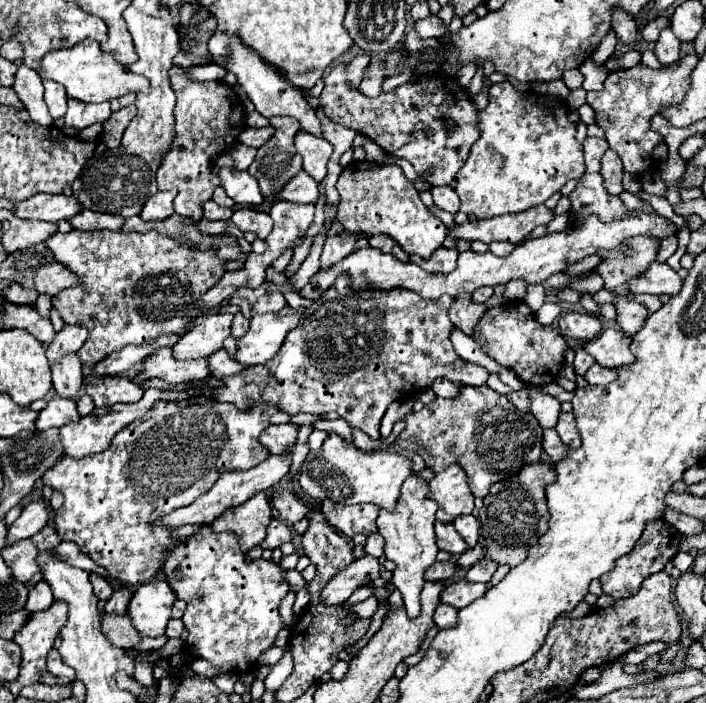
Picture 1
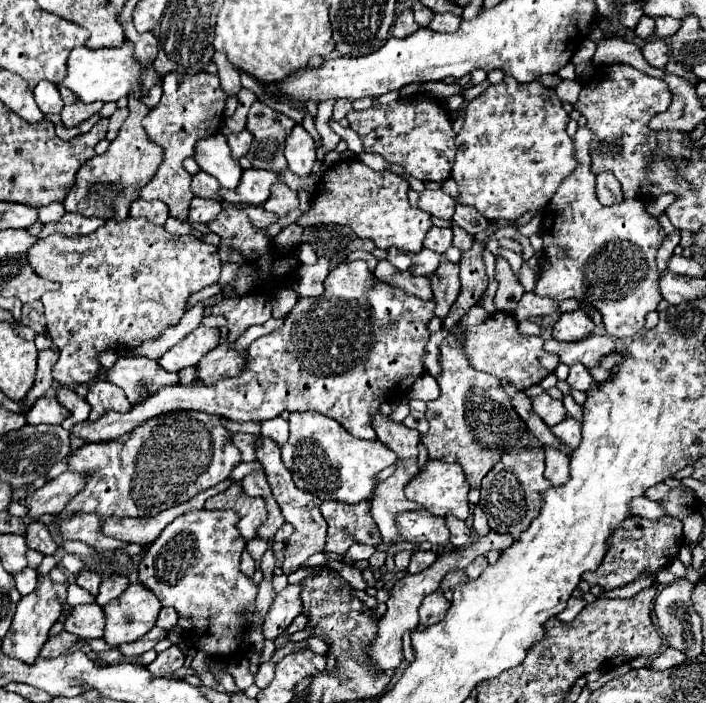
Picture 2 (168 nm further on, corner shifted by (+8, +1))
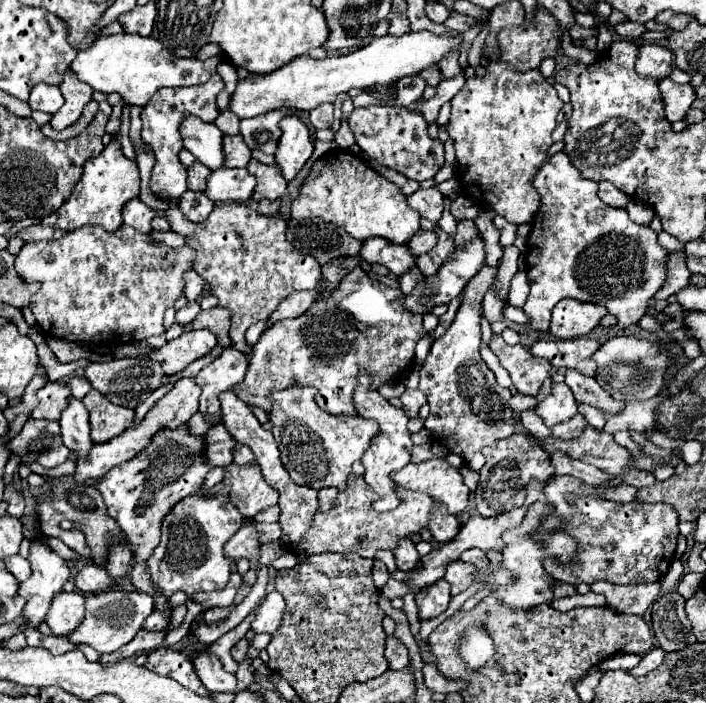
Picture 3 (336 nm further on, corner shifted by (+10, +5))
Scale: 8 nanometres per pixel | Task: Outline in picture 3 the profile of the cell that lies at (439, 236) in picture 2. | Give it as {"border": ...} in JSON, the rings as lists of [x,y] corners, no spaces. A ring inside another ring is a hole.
{"border":[[[420,229],[412,237],[412,243],[408,243],[408,247],[412,247],[412,251],[416,251],[416,255],[422,255],[422,253],[432,251],[432,247],[436,247],[436,243],[438,243],[438,235],[434,231]]]}

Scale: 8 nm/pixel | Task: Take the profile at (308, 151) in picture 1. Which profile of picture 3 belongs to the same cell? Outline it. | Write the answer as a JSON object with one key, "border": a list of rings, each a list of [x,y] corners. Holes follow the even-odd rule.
{"border":[[[284,117],[280,121],[282,137],[276,149],[276,163],[282,169],[282,175],[286,181],[292,181],[298,171],[304,167],[304,163],[312,157],[314,145],[310,141],[310,131],[308,127],[296,117]]]}

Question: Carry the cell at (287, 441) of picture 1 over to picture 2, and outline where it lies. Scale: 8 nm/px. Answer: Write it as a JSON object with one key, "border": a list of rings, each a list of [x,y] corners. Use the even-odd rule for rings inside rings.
{"border":[[[232,433],[232,443],[240,449],[240,455],[242,455],[242,461],[250,463],[256,459],[256,443],[254,443],[254,437],[248,435],[248,433]]]}

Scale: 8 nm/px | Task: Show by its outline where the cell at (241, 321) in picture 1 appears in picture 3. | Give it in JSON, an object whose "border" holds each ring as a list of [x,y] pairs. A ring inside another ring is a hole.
{"border":[[[186,303],[186,305],[176,313],[176,321],[182,323],[182,325],[188,325],[198,313],[200,313],[200,305],[198,305],[198,303]]]}

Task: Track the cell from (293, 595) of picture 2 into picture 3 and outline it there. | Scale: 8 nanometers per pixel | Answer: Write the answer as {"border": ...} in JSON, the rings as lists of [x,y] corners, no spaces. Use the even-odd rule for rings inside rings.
{"border":[[[280,591],[268,593],[264,603],[260,603],[258,615],[252,621],[252,629],[256,633],[274,633],[282,623],[284,609],[286,609],[286,601],[284,601],[282,593]]]}

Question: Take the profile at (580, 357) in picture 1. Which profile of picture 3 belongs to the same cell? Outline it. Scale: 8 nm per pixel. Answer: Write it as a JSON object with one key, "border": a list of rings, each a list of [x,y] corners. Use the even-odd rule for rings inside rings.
{"border":[[[568,369],[566,371],[566,381],[568,387],[572,389],[576,401],[582,401],[582,403],[590,403],[598,409],[604,409],[604,411],[612,411],[612,415],[616,411],[620,411],[620,401],[616,401],[612,395],[608,395],[594,377],[588,377],[588,375],[582,375],[578,373],[576,369]]]}

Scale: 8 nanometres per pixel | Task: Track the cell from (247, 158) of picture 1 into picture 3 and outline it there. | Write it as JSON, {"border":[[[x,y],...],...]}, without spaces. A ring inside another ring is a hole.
{"border":[[[250,159],[248,167],[246,167],[252,175],[256,175],[258,179],[258,185],[256,185],[256,191],[252,195],[254,201],[260,201],[260,199],[282,199],[286,195],[286,179],[282,177],[280,173],[280,167],[268,167],[256,159]]]}

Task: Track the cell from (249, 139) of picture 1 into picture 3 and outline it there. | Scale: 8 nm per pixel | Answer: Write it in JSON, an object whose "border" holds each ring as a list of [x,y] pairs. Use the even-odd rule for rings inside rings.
{"border":[[[224,135],[224,157],[226,167],[246,167],[248,159],[252,159],[252,153],[242,135]]]}

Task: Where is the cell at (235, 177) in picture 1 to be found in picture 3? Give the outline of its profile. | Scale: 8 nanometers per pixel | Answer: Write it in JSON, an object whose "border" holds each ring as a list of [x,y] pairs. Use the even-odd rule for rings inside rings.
{"border":[[[186,119],[180,125],[184,147],[208,169],[216,171],[224,167],[222,131],[214,123],[204,123],[202,119]]]}

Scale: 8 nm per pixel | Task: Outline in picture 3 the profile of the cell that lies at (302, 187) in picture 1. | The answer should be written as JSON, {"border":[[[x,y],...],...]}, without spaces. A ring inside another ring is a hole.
{"border":[[[220,169],[212,171],[208,177],[206,195],[214,203],[246,203],[256,187],[256,177],[248,173],[248,169]]]}

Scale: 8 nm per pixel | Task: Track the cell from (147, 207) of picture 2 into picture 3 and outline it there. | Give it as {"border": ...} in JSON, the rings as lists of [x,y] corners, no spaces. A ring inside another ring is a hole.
{"border":[[[132,199],[132,201],[128,201],[124,205],[122,217],[124,217],[124,223],[130,225],[130,227],[134,227],[136,231],[150,233],[152,231],[150,223],[156,217],[156,213],[148,205],[144,205],[140,199]]]}

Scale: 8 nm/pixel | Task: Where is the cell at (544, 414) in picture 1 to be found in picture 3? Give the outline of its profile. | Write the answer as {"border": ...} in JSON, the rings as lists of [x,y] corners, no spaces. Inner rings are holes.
{"border":[[[554,383],[552,393],[536,405],[536,413],[544,419],[548,427],[554,427],[558,423],[564,423],[572,419],[576,411],[576,399],[566,383]]]}

